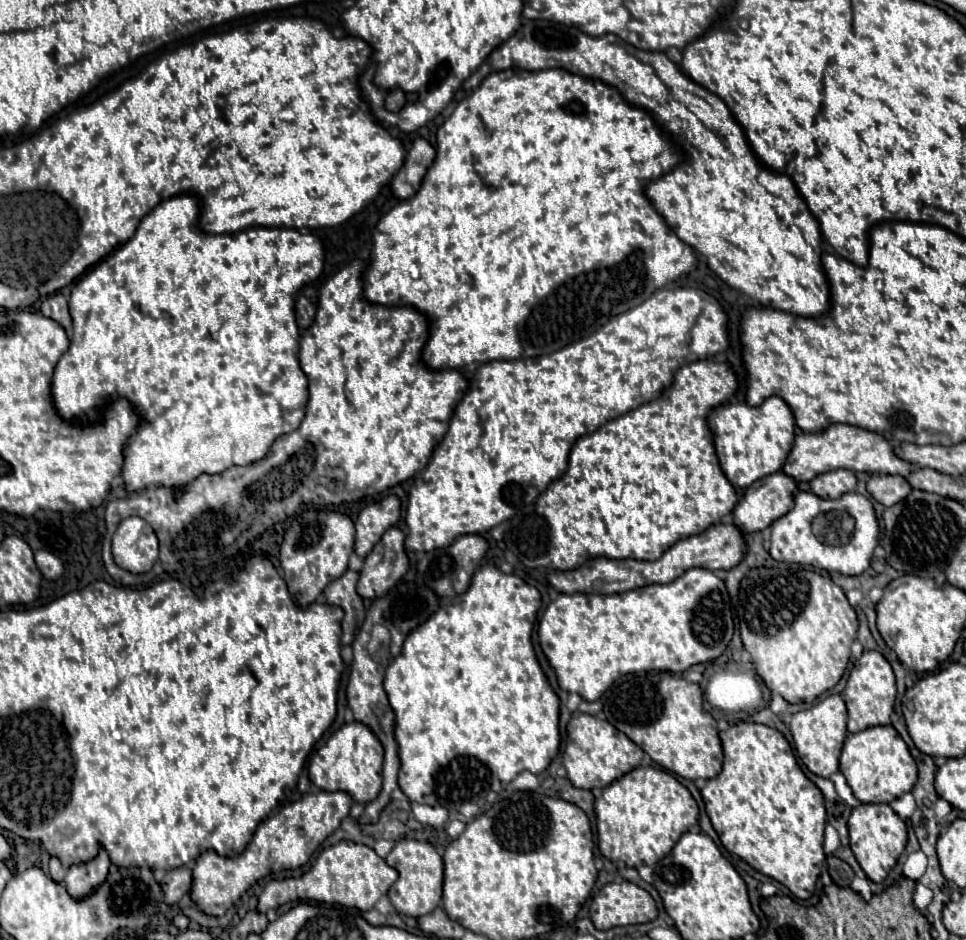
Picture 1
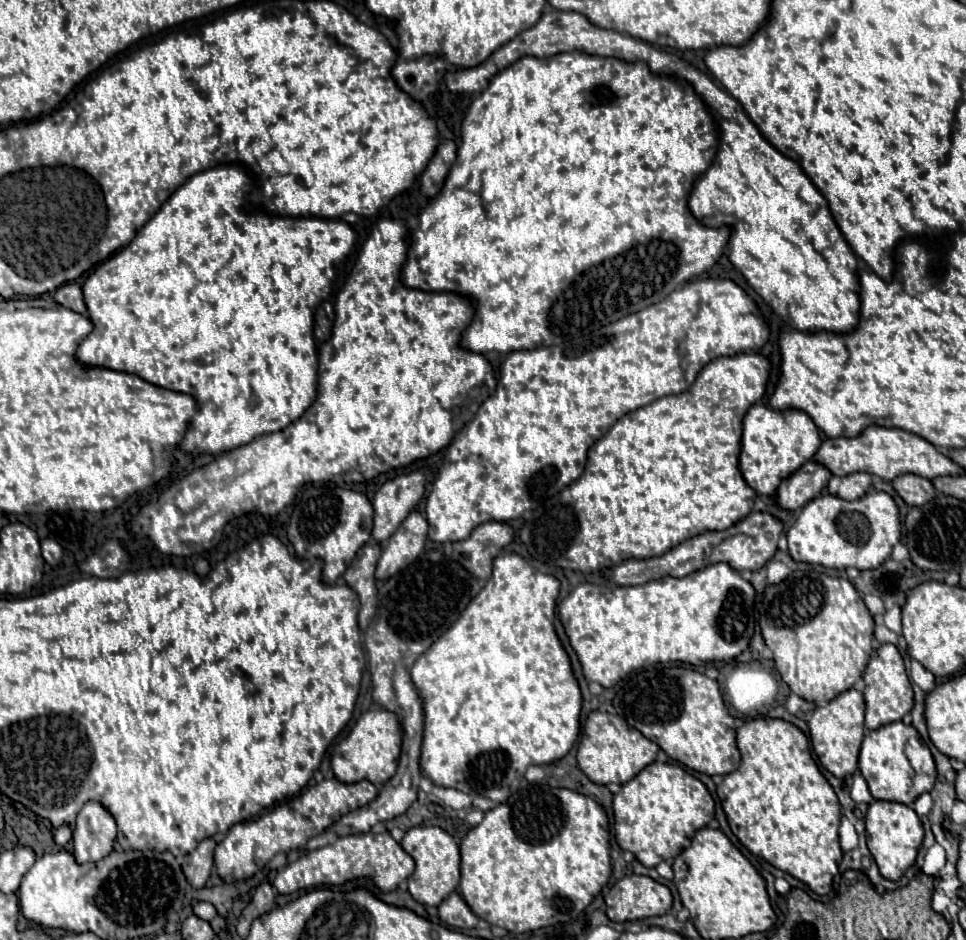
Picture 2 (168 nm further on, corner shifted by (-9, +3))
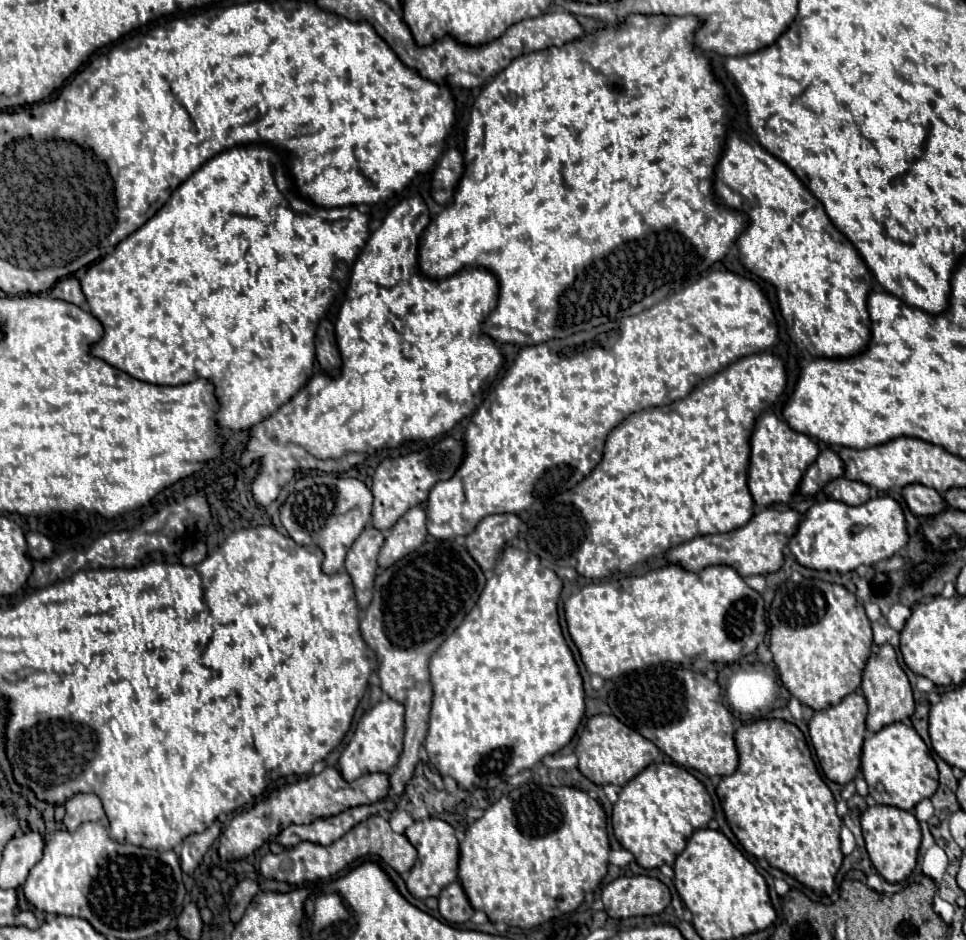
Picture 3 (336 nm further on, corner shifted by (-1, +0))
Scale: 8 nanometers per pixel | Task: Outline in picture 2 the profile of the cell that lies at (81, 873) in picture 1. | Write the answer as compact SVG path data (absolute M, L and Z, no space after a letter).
M86 802L74 822L72 848L78 864L102 860L116 840L116 820L100 802Z

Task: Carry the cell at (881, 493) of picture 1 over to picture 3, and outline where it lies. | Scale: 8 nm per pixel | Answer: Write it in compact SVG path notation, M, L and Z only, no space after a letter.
M918 483L906 485L904 491L902 491L902 497L904 497L908 509L914 515L920 515L920 517L938 515L946 509L946 503L944 503L942 495L936 489L926 487L926 485L918 485Z

